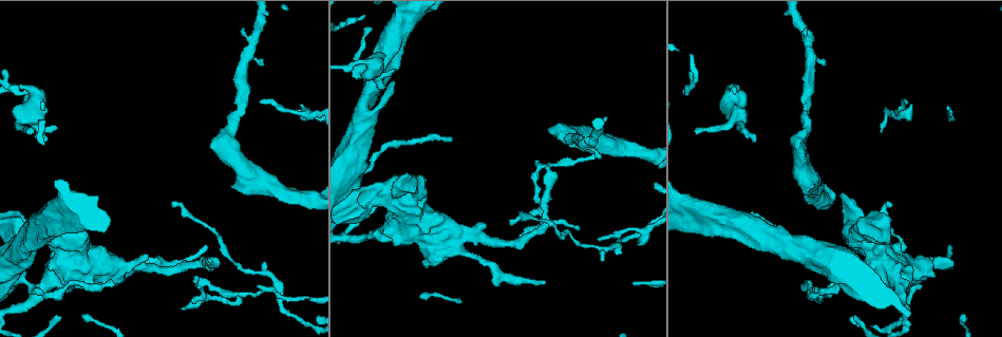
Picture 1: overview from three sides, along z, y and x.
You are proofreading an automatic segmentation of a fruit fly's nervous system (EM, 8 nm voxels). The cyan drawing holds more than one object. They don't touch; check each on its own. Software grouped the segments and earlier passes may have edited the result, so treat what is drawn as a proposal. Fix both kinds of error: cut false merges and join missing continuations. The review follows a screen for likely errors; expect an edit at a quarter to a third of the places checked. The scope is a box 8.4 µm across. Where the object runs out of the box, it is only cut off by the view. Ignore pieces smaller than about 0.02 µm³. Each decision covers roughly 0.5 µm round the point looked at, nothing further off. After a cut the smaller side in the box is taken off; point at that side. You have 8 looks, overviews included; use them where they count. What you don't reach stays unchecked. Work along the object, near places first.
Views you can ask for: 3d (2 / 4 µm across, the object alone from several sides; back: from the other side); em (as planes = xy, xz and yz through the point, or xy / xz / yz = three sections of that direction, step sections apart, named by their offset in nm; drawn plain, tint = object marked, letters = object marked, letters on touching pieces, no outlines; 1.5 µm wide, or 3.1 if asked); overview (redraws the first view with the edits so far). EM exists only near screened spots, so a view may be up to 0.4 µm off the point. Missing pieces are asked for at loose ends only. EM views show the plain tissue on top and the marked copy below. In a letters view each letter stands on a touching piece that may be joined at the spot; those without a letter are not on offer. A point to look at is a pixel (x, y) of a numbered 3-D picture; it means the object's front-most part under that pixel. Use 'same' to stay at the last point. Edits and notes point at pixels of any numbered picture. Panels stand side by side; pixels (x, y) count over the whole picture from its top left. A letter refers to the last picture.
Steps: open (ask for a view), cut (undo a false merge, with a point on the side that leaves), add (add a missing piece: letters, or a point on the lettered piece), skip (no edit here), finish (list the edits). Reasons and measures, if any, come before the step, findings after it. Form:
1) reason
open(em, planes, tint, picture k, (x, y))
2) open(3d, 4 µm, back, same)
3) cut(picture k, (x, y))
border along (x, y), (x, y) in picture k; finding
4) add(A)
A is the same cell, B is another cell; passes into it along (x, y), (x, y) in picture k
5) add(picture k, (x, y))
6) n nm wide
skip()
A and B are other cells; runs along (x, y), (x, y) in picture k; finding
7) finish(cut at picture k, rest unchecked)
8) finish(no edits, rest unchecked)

thick turns thin
open(3d, 2 µm, picture 1, (480, 261))

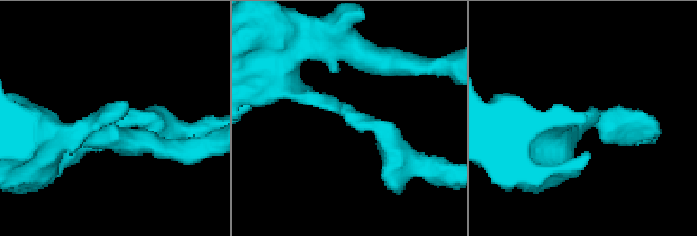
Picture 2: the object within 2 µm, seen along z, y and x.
arms of 200, 300 nm
open(em, xz, step 8, tint, picture 2, (350, 112))

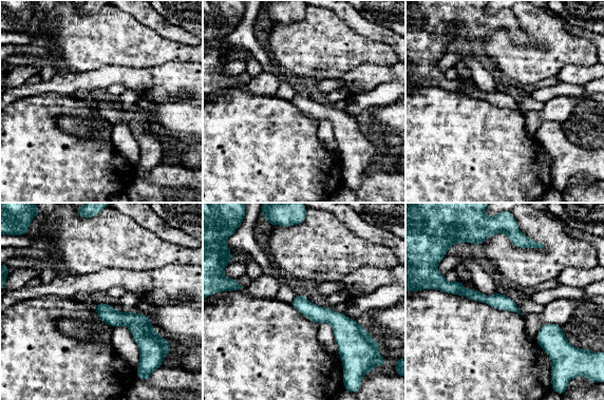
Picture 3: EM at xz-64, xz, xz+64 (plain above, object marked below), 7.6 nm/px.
cut it another way
open(em, xy, step 8, letters, same)

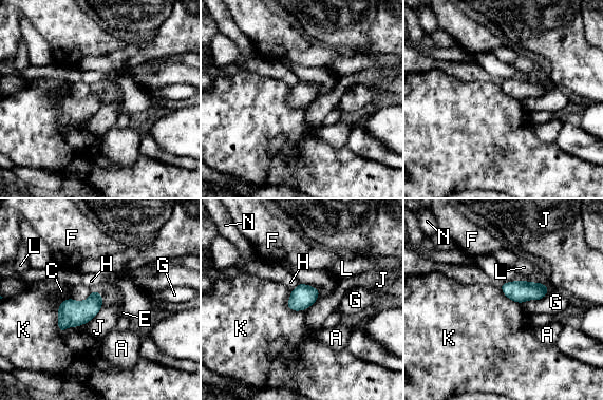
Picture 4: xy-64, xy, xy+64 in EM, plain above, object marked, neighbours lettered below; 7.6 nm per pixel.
skip()
A, C, E, F, G, H, J, K, L and N are other cells; border along (58, 304), (59, 331), (87, 323) in picture 4; continuous, no second neuron

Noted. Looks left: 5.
an open end
open(3d, 4 µm, picture 1, (393, 87))

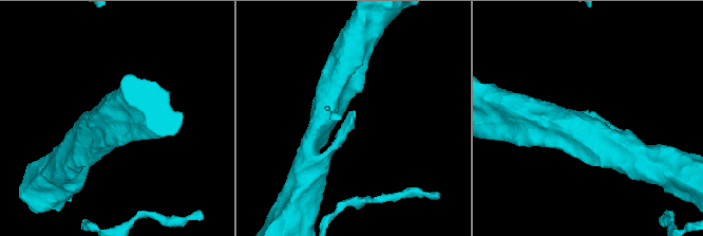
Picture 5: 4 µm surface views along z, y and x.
open(em, planes, letters, picture 5, (587, 110))

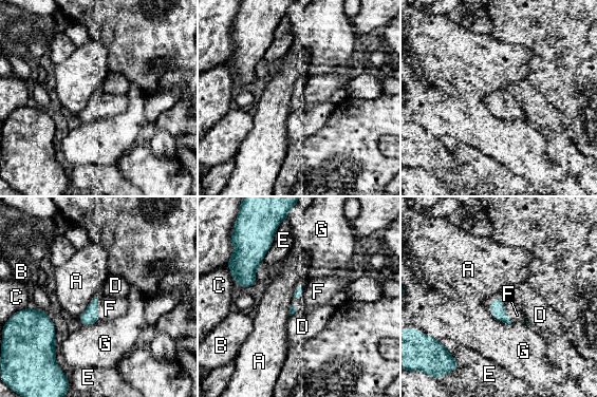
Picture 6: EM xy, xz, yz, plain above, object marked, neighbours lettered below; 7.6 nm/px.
add(F)
F is the same cell, A, B, C, D, E and G are other cells; it goes on there

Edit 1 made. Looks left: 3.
finish(add at picture 6, rest unchecked)

